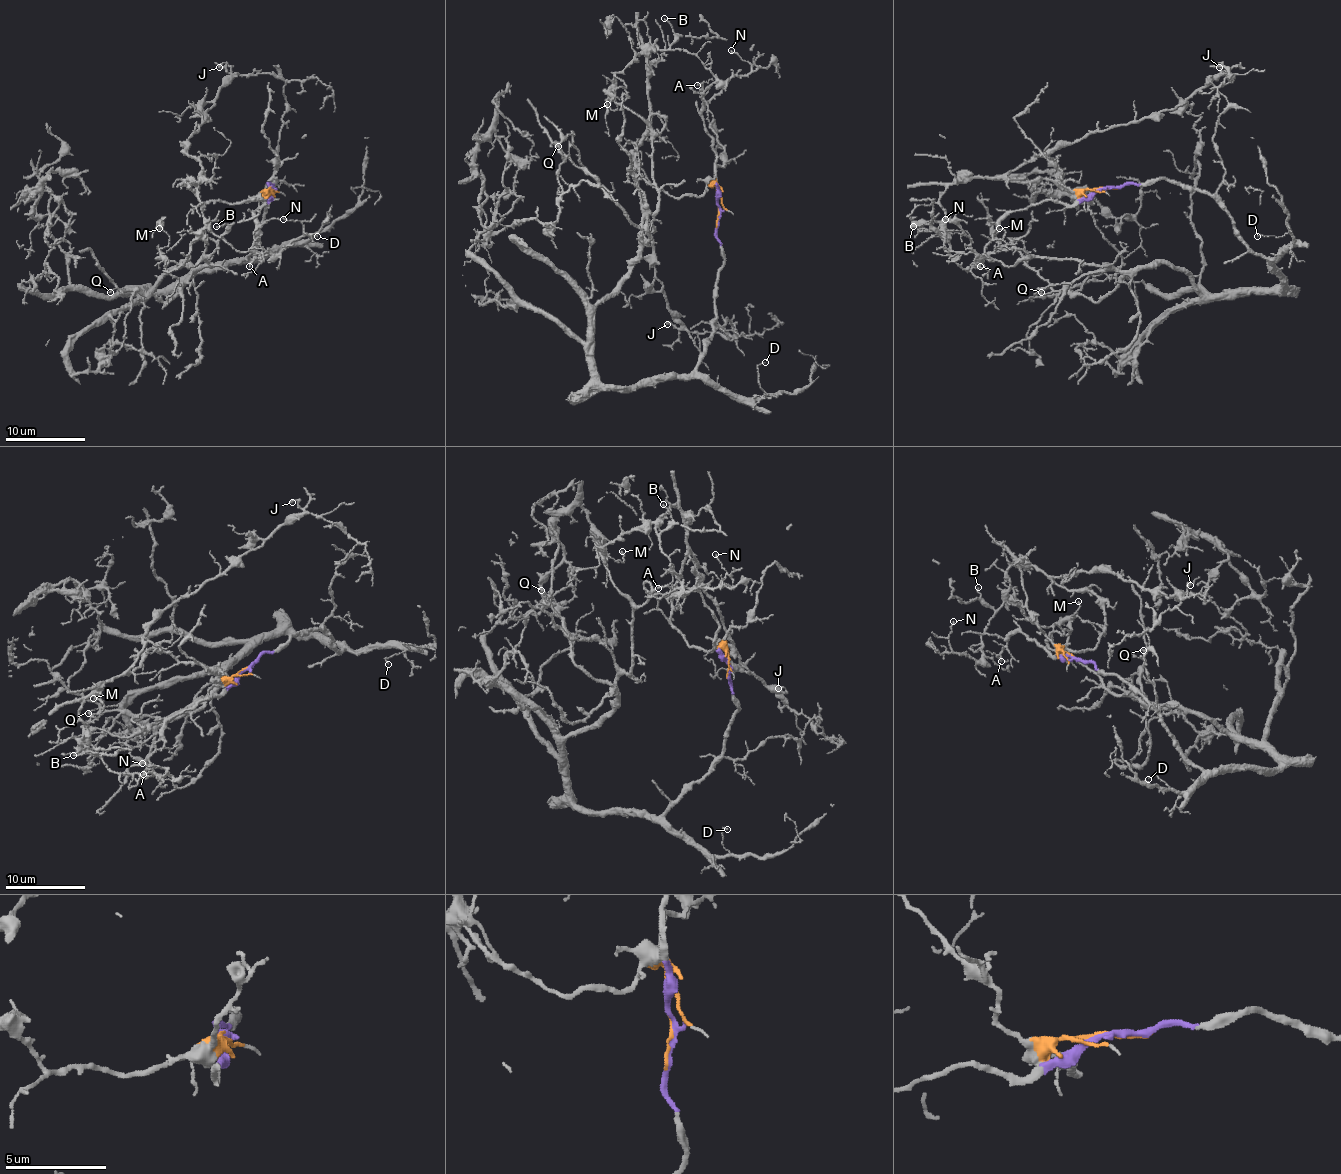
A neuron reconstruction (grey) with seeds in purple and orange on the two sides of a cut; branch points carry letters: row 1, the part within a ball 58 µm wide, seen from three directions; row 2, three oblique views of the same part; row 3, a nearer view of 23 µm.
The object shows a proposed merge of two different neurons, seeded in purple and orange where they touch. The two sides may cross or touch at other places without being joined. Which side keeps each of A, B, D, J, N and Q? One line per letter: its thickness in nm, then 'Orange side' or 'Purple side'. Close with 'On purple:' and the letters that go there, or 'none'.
A: Thickness 180 nm. Purple side
B: Thickness 120 nm. Orange side
D: Thickness 100 nm. Purple side
J: Thickness 160 nm. Orange side
N: Thickness 130 nm. Orange side
Q: Thickness 150 nm. Purple side
On purple: A, D, Q

